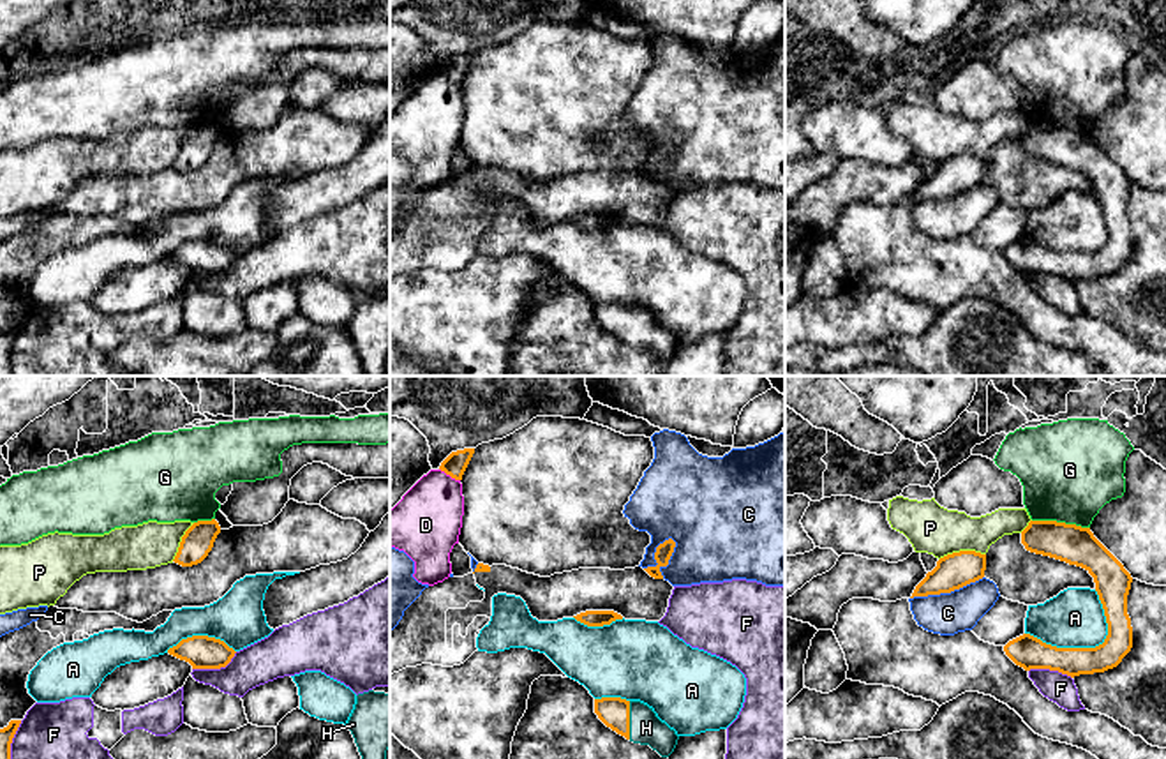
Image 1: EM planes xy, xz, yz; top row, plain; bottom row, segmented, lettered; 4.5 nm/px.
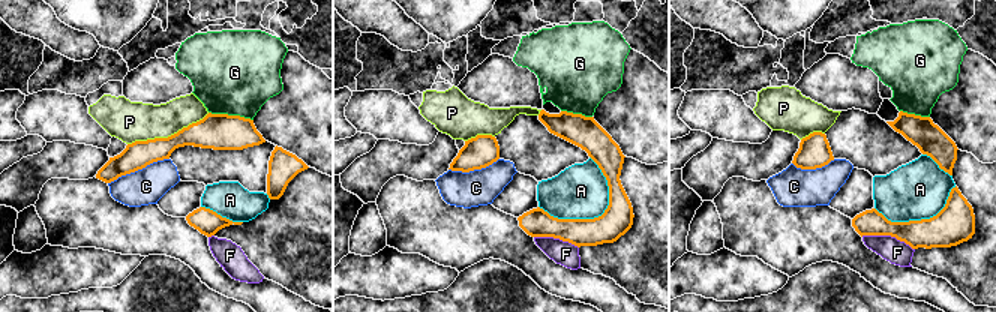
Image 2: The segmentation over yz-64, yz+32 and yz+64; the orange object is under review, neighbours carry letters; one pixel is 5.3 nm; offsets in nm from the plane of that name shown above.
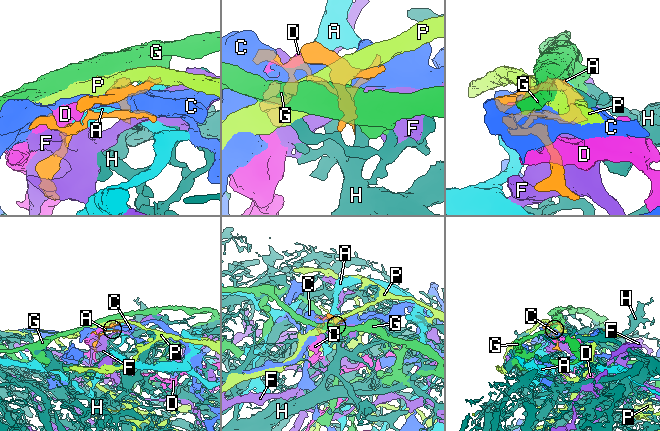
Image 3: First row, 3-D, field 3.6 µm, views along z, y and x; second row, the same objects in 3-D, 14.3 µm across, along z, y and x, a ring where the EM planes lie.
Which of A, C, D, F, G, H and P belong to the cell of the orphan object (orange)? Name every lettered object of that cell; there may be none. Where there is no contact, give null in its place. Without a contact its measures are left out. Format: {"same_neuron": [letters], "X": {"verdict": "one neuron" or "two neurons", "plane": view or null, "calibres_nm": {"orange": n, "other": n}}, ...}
{"same_neuron": ["H"], "A": {"verdict": "two neurons", "plane": "yz", "calibres_nm": {"orange": 140, "other": 280}}, "C": {"verdict": "two neurons", "plane": "xz", "calibres_nm": {"orange": 80, "other": 400}}, "D": {"verdict": "two neurons", "plane": "xz", "calibres_nm": {"orange": 100, "other": 320}}, "F": {"verdict": "two neurons", "plane": "xy", "calibres_nm": {"orange": 160, "other": 190}}, "G": {"verdict": "two neurons", "plane": "yz", "calibres_nm": {"orange": 180, "other": 460}}, "H": {"verdict": "one neuron", "plane": "xz", "calibres_nm": {"orange": 140, "other": 150}}, "P": {"verdict": "two neurons", "plane": "yz", "calibres_nm": {"orange": 160, "other": 220}}}

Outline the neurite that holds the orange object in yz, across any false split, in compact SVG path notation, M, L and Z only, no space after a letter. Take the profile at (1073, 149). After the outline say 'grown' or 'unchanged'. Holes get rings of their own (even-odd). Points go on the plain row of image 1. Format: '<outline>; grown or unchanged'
M1030 125L1021 136L1027 155L1085 173L1095 187L1108 240L1095 252L1057 252L1023 238L1004 251L1005 259L1025 275L1050 274L1071 282L1117 272L1132 252L1127 199L1132 182L1094 141L1090 132L1057 125Z; unchanged

